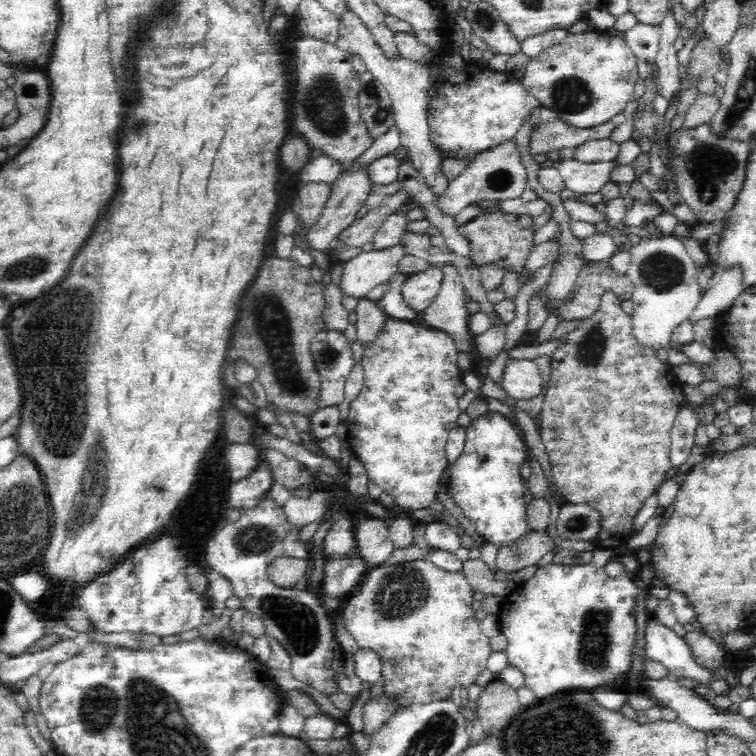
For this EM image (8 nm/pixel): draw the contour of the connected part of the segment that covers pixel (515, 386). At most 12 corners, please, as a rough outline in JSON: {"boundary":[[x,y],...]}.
{"boundary":[[508,357],[503,390],[515,400],[536,398],[542,377],[532,359]]}

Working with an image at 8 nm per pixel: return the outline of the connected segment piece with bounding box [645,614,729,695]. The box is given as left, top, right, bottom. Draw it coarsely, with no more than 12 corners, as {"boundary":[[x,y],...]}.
{"boundary":[[651,614],[646,658],[670,676],[729,693],[724,678],[697,663],[685,638]]}

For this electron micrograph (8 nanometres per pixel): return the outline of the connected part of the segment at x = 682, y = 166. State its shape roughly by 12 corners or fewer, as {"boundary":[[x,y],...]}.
{"boundary":[[708,122],[684,128],[672,161],[683,202],[722,221],[749,142]]}

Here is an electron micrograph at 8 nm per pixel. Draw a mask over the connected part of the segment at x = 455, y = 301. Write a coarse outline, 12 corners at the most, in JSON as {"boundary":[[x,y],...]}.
{"boundary":[[442,266],[444,283],[422,326],[445,332],[475,358],[464,285]]}

